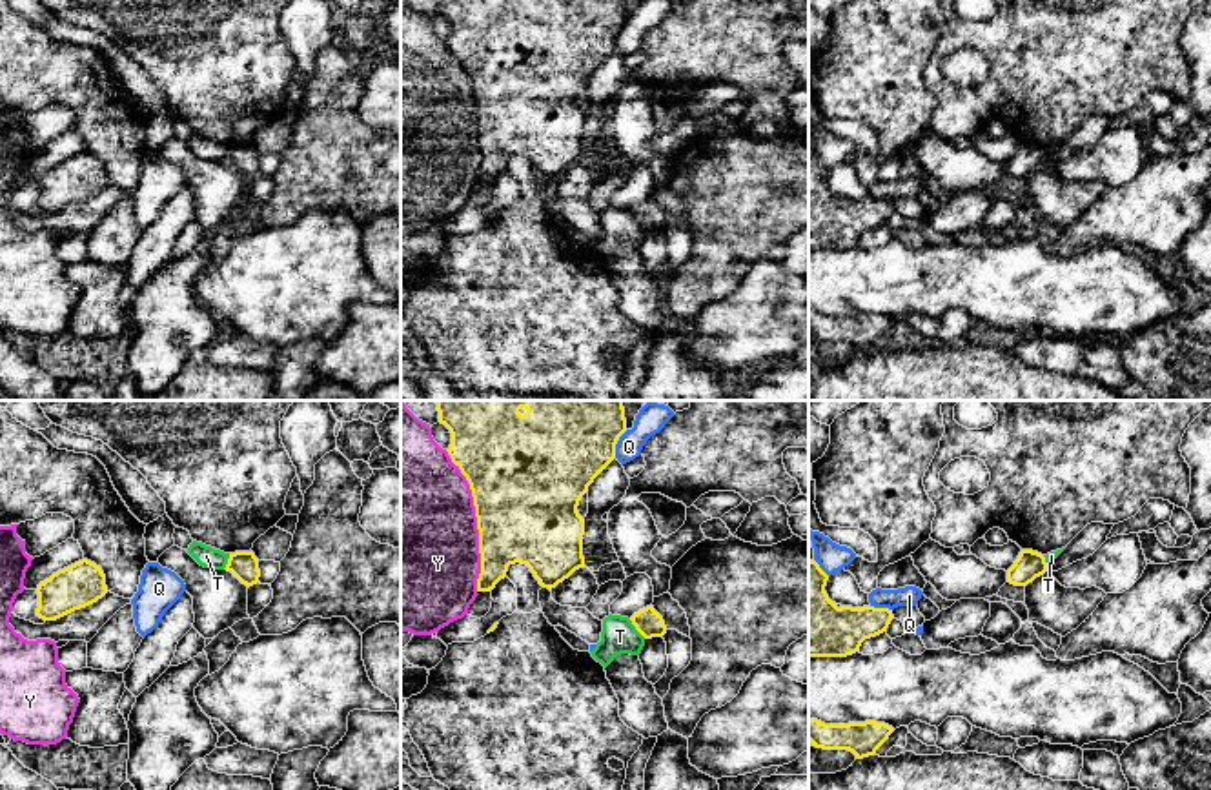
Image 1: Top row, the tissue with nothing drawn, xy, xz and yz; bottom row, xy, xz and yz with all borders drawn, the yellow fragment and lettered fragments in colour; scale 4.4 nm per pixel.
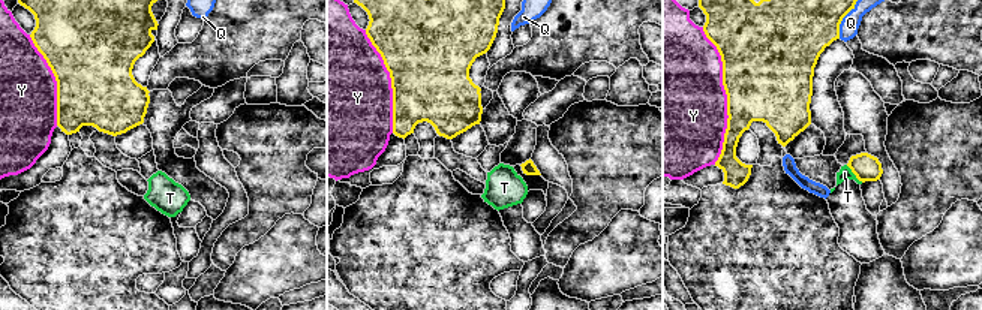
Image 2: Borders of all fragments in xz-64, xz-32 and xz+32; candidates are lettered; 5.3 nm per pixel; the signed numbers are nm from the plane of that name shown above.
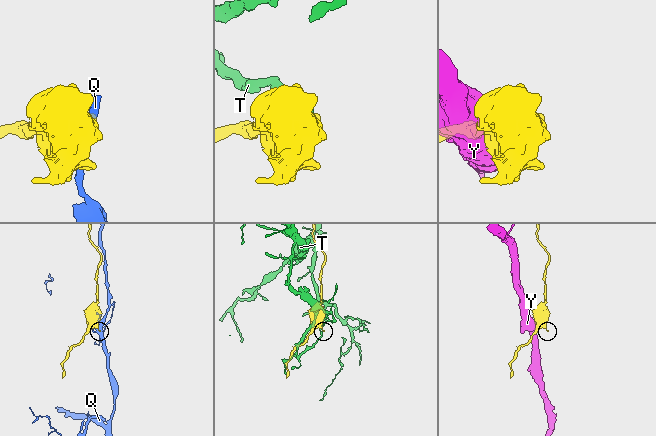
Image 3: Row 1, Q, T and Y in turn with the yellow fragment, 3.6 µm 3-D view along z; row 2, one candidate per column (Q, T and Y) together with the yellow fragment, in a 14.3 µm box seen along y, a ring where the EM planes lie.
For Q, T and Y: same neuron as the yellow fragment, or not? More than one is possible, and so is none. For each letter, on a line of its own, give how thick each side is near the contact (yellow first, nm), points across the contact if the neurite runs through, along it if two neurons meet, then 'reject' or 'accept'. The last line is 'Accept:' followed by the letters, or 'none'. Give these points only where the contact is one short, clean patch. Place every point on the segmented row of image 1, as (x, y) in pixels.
Q: calibres 440 and 130 nm; reject
T: calibres 120 and 160 nm; border xz (629, 619), (645, 638); reject
Y: calibres 460 and 480 nm; reject
Accept: none

